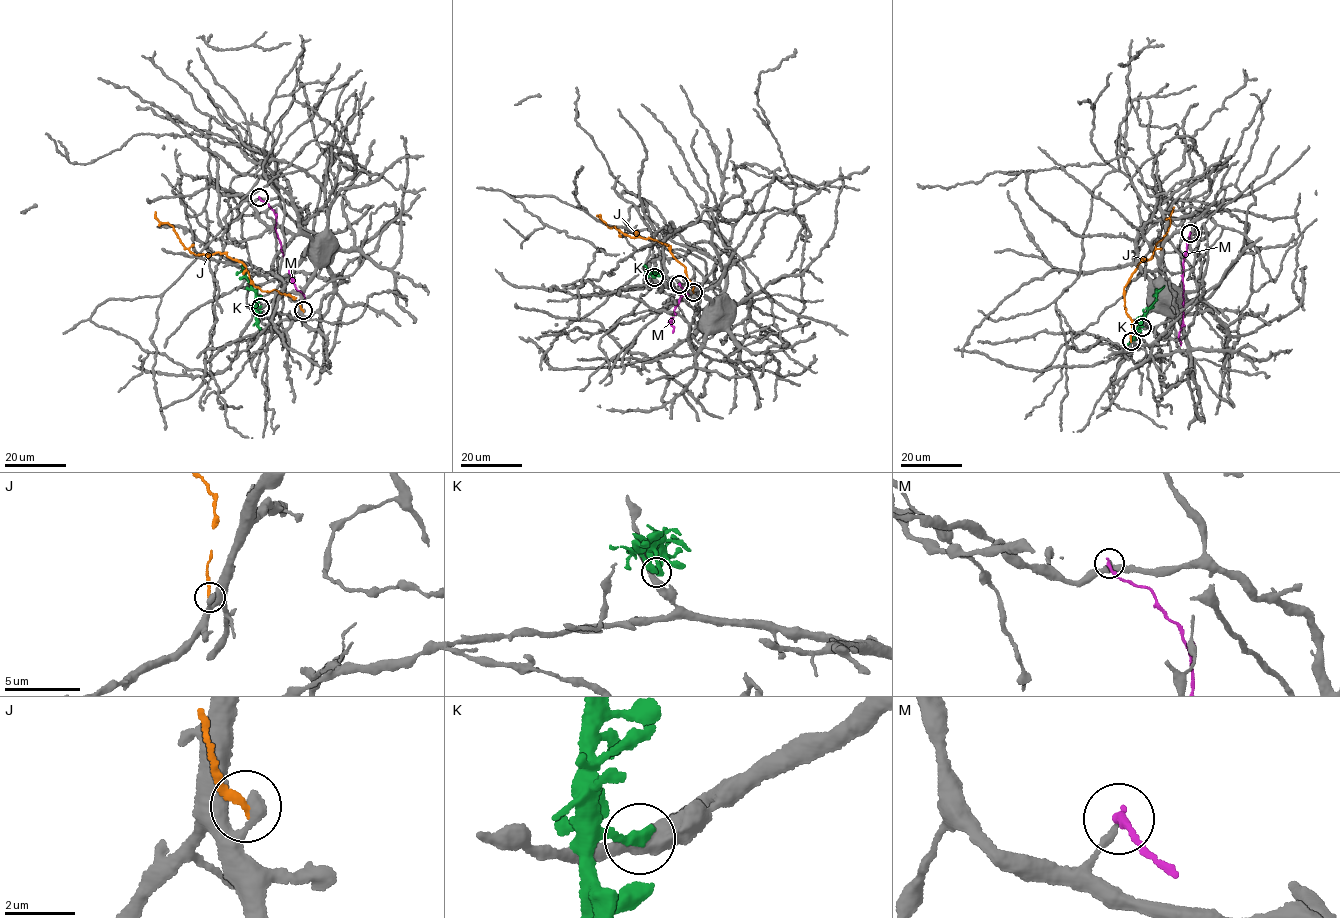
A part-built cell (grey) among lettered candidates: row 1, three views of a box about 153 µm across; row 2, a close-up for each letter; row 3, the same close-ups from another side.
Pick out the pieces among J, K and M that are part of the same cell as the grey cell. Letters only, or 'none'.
none

